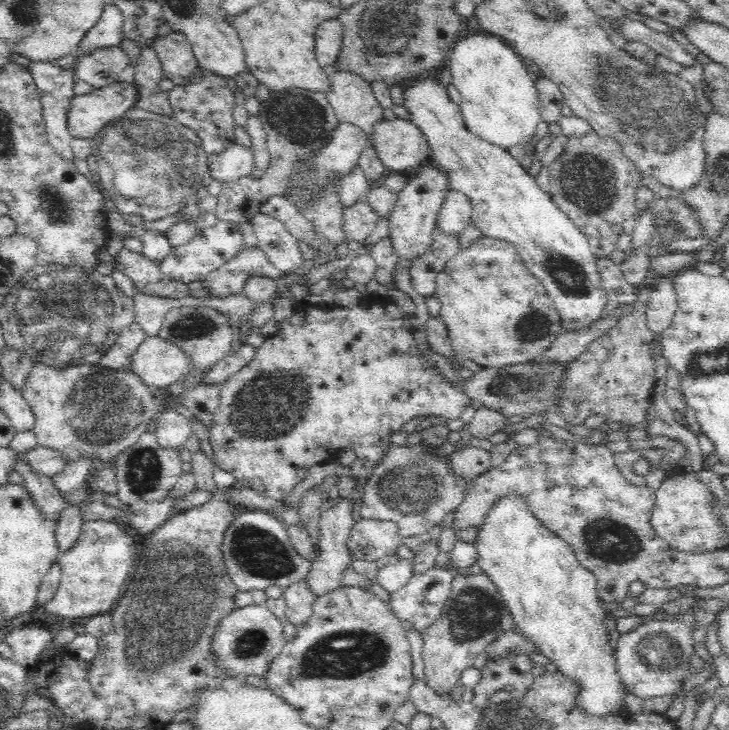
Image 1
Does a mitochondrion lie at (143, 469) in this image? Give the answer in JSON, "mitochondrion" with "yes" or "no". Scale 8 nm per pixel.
{"mitochondrion":"yes"}

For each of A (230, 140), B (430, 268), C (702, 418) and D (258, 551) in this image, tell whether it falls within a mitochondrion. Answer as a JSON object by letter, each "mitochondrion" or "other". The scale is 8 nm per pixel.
{"A":"other","B":"other","C":"other","D":"mitochondrion"}

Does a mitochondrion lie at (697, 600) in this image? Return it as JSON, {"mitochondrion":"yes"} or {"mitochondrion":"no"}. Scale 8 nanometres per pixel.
{"mitochondrion":"no"}

